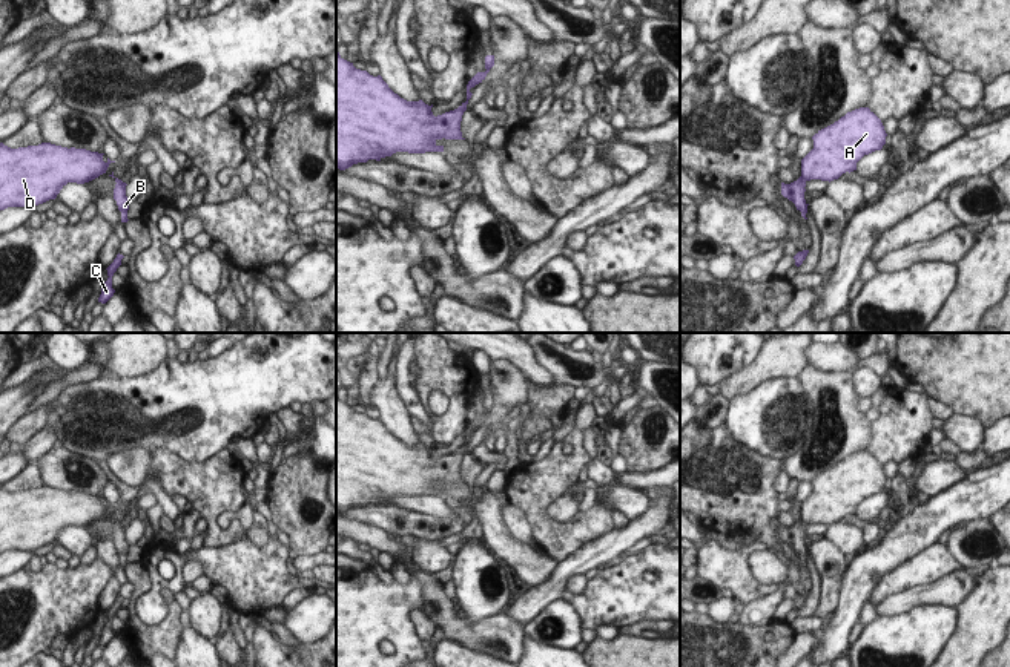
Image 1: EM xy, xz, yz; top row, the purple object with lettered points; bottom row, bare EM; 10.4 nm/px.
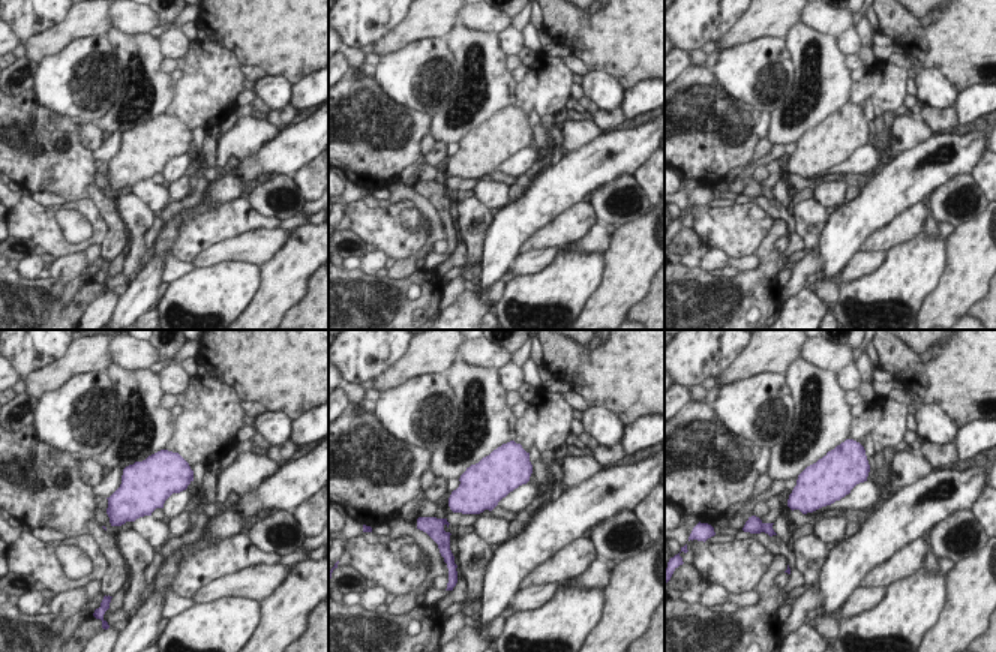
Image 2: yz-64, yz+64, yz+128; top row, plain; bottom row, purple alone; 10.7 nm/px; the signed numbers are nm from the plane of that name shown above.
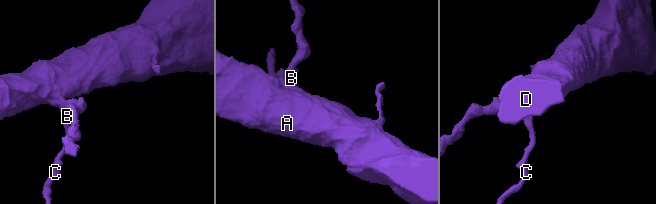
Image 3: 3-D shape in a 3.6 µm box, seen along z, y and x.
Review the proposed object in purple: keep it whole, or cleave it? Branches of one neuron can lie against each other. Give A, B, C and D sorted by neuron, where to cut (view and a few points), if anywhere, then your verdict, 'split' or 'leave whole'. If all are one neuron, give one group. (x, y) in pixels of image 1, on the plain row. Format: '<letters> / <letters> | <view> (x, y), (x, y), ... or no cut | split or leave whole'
A B C D | no cut | leave whole

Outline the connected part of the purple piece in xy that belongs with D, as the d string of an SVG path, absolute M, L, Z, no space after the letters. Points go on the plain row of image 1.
M0 486L0 554L8 550L34 550L55 543L68 526L84 527L106 517L111 504L104 497L86 492L61 491L51 486L11 492Z

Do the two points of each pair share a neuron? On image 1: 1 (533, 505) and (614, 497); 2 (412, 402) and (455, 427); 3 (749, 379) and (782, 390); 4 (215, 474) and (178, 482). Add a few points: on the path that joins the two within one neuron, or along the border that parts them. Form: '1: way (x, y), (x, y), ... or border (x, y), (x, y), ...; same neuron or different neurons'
1: border (597, 502), (604, 505); different neurons
2: border (415, 388), (432, 420), (433, 433); different neurons
3: border (797, 376), (762, 381), (731, 400); different neurons
4: way (206, 480), (188, 480); same neuron

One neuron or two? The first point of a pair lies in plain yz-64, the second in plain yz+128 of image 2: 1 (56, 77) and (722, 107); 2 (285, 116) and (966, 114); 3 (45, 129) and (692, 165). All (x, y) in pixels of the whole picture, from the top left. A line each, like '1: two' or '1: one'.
1: two
2: two
3: one

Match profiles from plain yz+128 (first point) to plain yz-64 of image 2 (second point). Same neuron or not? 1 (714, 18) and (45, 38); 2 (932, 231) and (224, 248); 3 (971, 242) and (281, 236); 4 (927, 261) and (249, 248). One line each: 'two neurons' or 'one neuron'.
1: two neurons
2: one neuron
3: two neurons
4: two neurons

